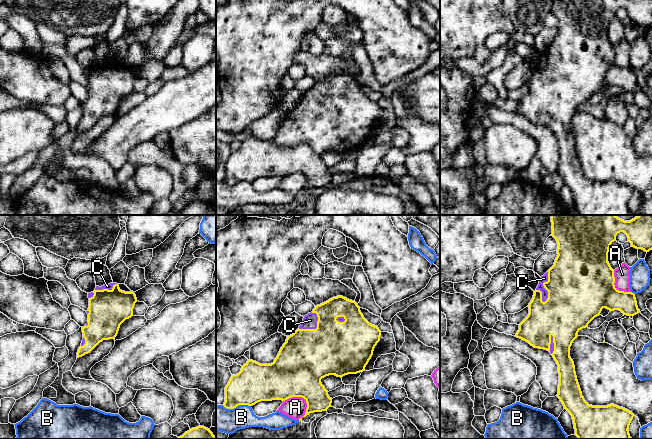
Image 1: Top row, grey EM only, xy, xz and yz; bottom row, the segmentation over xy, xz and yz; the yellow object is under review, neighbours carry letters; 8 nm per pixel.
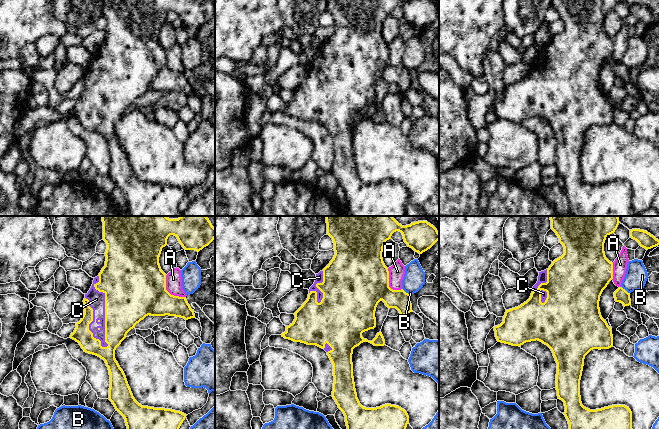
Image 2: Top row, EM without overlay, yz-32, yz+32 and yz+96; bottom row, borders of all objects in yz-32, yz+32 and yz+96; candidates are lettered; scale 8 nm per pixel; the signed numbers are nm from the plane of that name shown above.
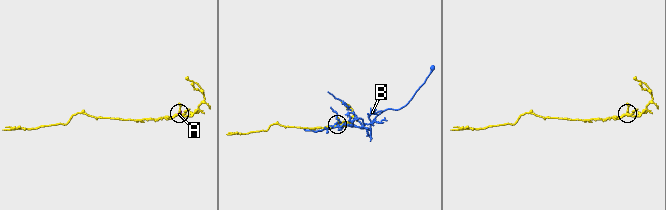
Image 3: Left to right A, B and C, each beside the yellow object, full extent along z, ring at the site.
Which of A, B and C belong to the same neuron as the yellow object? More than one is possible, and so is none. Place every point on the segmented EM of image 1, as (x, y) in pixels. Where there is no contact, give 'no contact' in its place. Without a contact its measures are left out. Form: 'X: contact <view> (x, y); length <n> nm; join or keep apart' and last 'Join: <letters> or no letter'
A: contact xz (301, 396); length 220 nm; keep apart
B: contact xz (236, 406); length 240 nm; keep apart
C: contact yz (544, 287); length 260 nm; join
Join: C

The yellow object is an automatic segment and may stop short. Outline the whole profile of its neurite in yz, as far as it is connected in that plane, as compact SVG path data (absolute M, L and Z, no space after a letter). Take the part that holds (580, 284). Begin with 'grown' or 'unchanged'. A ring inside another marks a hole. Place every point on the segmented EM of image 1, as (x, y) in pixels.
grown | M551 215L551 222L551 236L558 243L558 255L554 265L539 279L528 305L529 314L519 324L515 337L534 348L547 350L553 356L559 373L557 397L572 416L578 439L632 439L628 430L635 416L632 412L614 404L592 406L585 401L570 357L570 347L578 332L599 316L603 308L619 310L628 316L640 313L635 294L615 288L608 252L620 232L627 235L632 247L645 252L652 250L652 215L638 215L630 221L616 215Z

